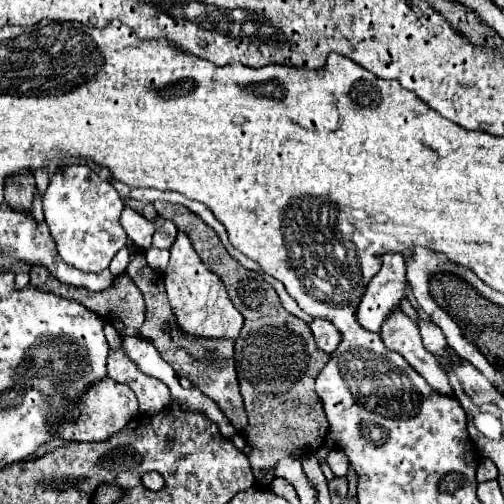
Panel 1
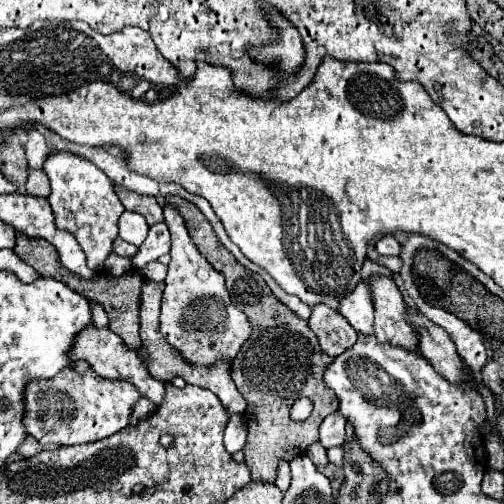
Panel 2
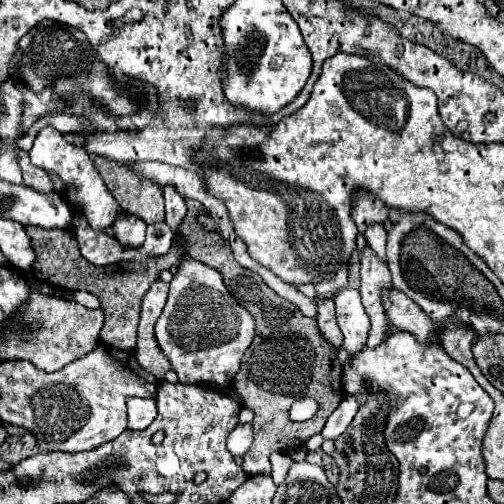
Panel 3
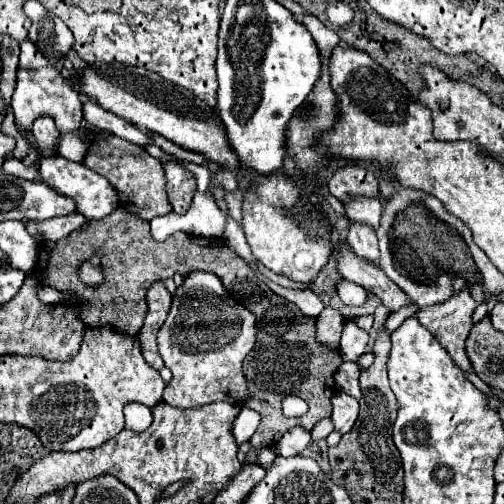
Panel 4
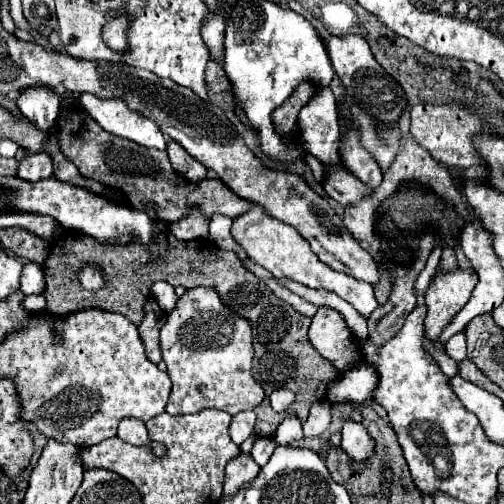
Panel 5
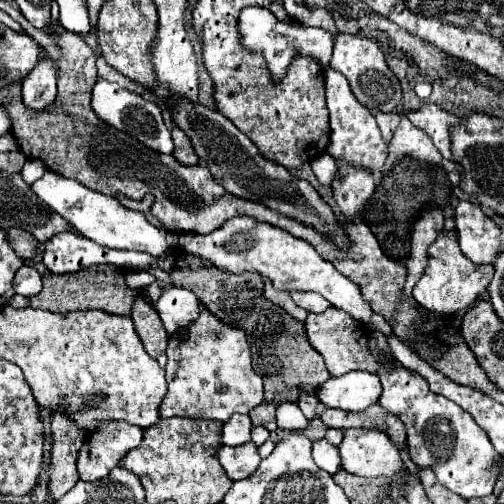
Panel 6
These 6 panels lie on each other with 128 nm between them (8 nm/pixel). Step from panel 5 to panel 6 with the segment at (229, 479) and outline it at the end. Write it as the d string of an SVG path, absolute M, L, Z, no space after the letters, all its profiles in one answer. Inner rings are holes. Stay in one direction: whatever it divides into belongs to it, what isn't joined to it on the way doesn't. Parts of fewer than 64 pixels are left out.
M246 442L246 444L234 446L234 448L220 446L218 460L232 480L240 480L240 478L248 478L258 468L260 454L258 454L254 442Z

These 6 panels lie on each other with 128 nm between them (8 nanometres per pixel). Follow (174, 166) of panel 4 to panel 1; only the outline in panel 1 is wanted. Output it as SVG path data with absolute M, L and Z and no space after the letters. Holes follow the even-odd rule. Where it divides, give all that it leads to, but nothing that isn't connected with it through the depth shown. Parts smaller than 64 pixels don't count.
M180 230L170 248L170 264L164 272L164 286L172 314L176 316L182 332L214 340L236 340L240 336L240 328L244 324L242 314L230 302L222 280L204 266L204 262L192 248L190 238Z

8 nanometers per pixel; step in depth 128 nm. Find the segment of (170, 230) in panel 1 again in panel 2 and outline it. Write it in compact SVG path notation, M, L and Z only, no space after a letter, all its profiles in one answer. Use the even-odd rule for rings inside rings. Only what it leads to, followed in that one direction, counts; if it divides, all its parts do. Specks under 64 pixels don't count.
M160 222L160 224L150 226L150 232L148 232L146 240L138 248L138 252L130 258L130 262L132 262L134 268L142 270L148 262L154 262L168 252L170 252L170 232L168 232L166 224Z

